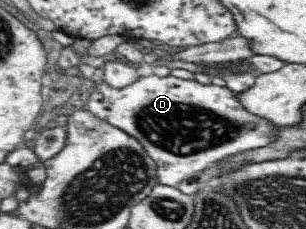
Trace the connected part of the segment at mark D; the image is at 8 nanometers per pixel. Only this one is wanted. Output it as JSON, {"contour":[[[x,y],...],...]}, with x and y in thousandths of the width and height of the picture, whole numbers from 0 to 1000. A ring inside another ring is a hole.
{"contour":[[[474,310],[471,328],[438,358],[422,354],[405,384],[373,384],[343,349],[320,358],[288,419],[288,450],[275,472],[438,598],[510,712],[520,799],[569,817],[601,786],[631,786],[654,742],[680,734],[706,699],[882,629],[902,568],[895,537],[804,485],[771,432],[768,402],[739,376],[660,367],[637,345],[588,345],[562,328],[523,336]]]}

